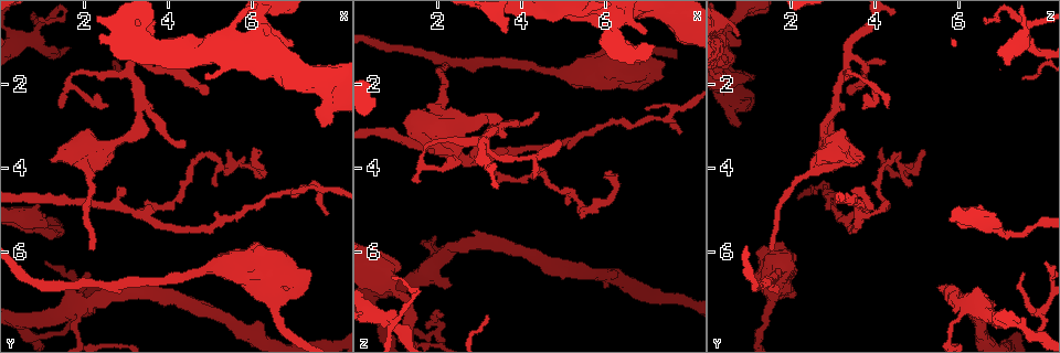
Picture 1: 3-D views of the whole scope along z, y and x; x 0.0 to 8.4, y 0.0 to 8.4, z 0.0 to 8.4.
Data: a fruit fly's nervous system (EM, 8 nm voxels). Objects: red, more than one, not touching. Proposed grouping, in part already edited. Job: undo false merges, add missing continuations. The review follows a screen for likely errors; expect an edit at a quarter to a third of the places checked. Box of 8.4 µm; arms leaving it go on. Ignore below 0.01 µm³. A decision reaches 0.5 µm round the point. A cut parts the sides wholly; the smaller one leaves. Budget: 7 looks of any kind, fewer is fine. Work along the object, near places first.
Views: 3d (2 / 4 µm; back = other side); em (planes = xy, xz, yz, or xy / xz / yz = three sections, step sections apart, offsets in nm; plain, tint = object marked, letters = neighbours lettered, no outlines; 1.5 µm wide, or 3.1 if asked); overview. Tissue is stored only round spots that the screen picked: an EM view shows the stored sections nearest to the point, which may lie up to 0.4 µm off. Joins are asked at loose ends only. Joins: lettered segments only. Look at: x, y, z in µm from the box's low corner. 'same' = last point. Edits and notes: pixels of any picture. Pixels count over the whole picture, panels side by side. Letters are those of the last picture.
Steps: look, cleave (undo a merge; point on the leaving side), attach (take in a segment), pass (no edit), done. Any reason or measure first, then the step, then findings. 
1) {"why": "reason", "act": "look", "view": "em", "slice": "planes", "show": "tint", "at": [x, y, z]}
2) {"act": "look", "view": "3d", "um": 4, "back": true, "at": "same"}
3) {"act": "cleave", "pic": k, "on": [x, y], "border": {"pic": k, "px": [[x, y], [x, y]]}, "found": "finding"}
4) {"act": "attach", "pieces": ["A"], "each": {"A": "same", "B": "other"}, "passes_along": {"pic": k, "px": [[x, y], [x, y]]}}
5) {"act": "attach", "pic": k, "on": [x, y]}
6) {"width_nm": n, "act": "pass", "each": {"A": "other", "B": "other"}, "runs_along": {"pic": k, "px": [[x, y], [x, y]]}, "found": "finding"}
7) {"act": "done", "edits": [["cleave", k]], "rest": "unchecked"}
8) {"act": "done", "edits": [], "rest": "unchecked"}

{"why": "three arms meet", "act": "look", "view": "3d", "um": 4, "at": [3.30, 2.75, 2.95]}

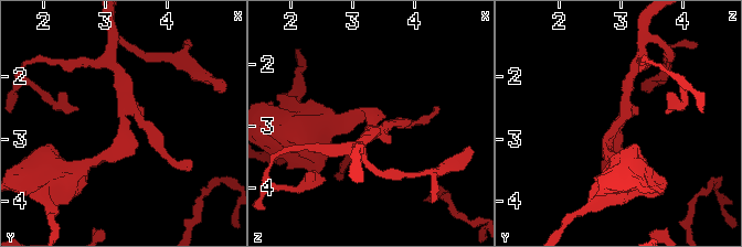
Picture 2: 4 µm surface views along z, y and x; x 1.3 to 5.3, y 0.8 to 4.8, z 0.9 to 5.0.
{"act": "look", "view": "em", "slice": "planes", "show": "tint", "at": [3.25, 2.75, 2.95]}

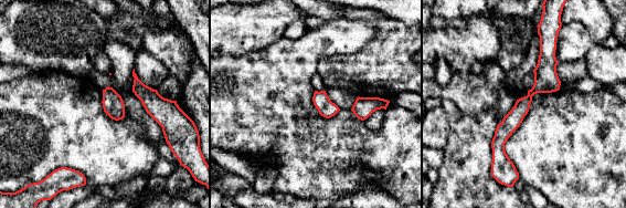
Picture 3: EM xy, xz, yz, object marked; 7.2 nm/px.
{"act": "look", "view": "em", "slice": "planes", "show": "letters", "at": "same"}

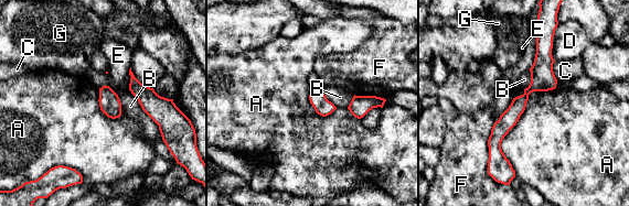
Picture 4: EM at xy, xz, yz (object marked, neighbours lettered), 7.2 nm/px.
{"width_nm": 120, "act": "pass", "each": {"A": "other", "B": "other", "C": "other", "D": "other", "E": "other", "F": "other", "G": "other"}, "runs_along": {"pic": 4, "px": [[541, 38], [542, 77], [496, 138], [508, 165]]}, "found": "all the same neuron"}

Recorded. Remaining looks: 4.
{"why": "an open end", "act": "look", "view": "em", "slice": "planes", "show": "letters", "at": [5.15, 4.45, 4.85]}

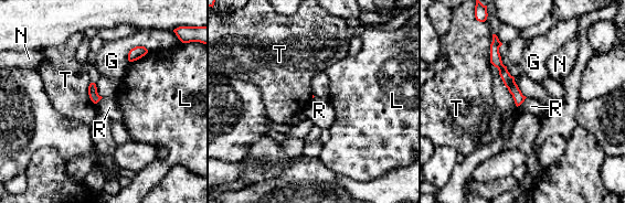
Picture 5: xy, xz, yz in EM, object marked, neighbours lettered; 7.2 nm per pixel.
{"act": "pass", "each": {"G": "other", "L": "other", "N": "other", "R": "other", "T": "other"}, "runs_along": {"pic": 5, "px": [[494, 47], [495, 60], [518, 102]]}, "found": "no lettered segment goes on from it"}

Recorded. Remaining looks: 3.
{"why": "sudden change in width", "act": "look", "view": "3d", "um": 2, "back": true, "at": [1.95, 7.30, 6.20]}

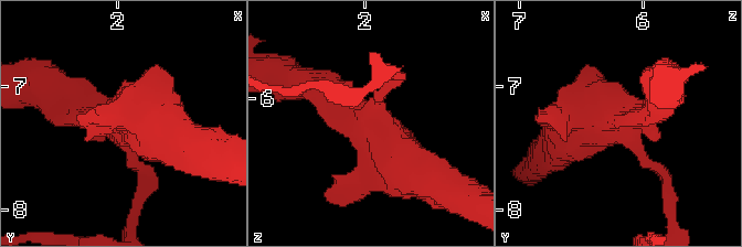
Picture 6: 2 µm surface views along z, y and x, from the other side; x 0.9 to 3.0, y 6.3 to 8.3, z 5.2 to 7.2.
{"arms": 3, "why": "now the EM", "act": "look", "view": "em", "slice": "xz", "step": 4, "show": "letters", "at": [1.96, 7.28, 6.20]}

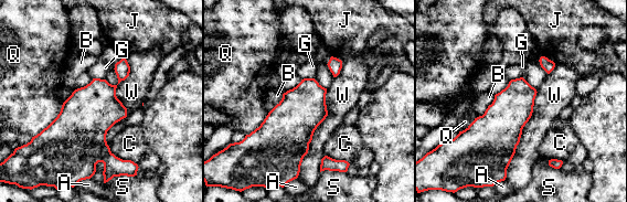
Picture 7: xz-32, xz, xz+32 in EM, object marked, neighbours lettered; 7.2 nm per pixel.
{"longest_contact_nm": ["W", 650], "act": "pass", "each": {"A": "other", "B": "other", "C": "other", "G": "other", "J": "other", "Q": "other", "S": "other", "W": "other"}, "found": "continuous, no second neuron"}

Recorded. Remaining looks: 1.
{"act": "done", "edits": [], "rest": "unchecked"}

